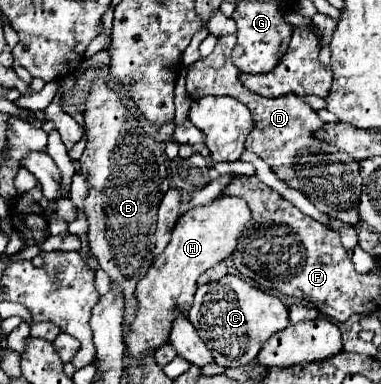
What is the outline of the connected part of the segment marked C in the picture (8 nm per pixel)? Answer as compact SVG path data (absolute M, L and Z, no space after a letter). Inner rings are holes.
M226 274L222 280L198 286L188 318L198 330L198 336L210 348L214 364L224 368L240 368L258 356L262 344L274 332L288 326L288 308L280 302L280 298L262 292L250 282L238 278L238 274Z

